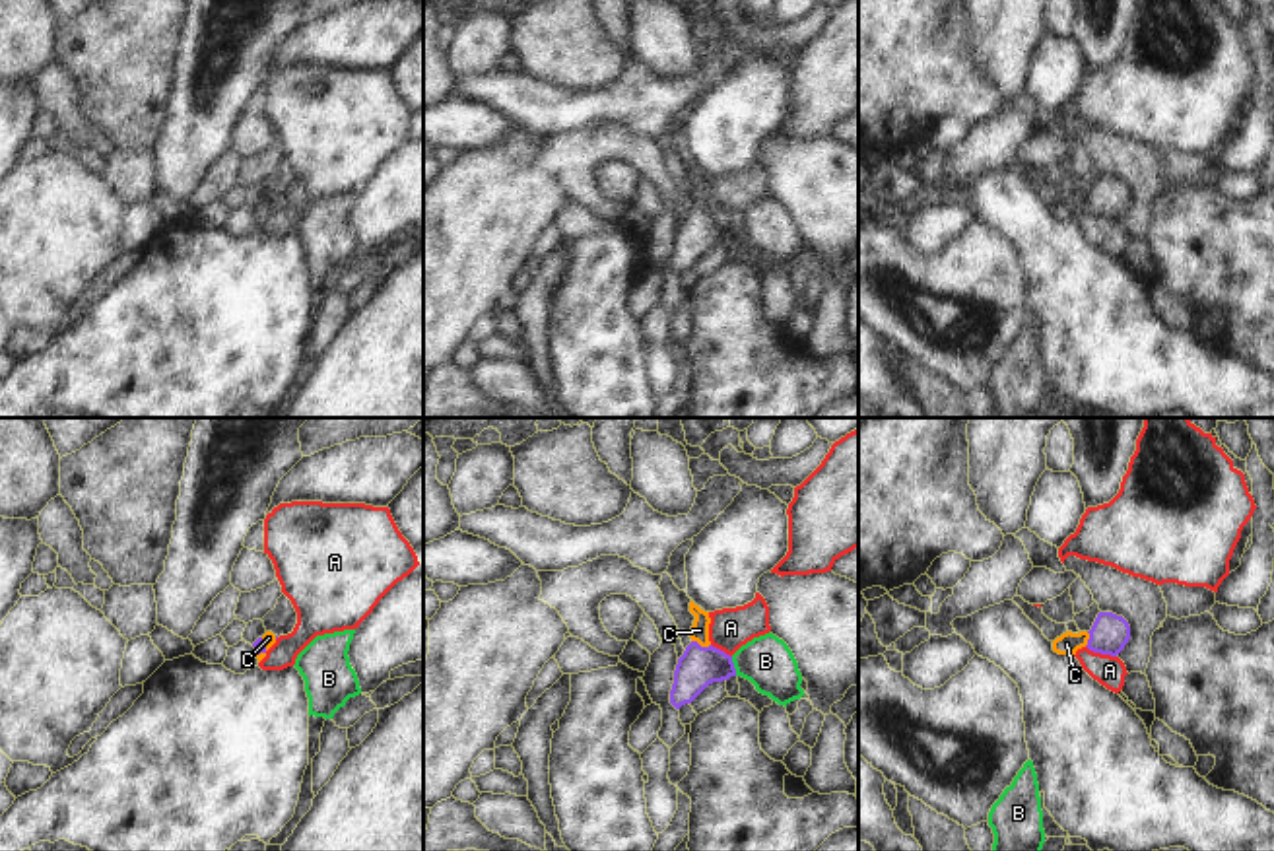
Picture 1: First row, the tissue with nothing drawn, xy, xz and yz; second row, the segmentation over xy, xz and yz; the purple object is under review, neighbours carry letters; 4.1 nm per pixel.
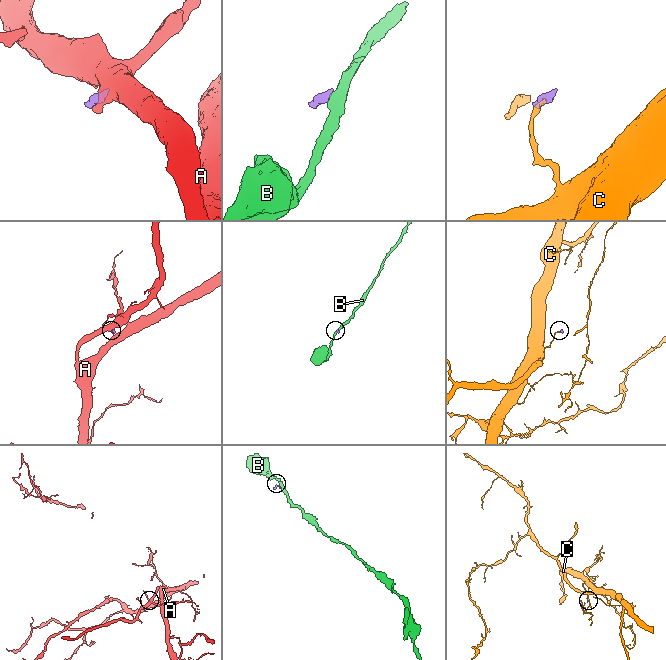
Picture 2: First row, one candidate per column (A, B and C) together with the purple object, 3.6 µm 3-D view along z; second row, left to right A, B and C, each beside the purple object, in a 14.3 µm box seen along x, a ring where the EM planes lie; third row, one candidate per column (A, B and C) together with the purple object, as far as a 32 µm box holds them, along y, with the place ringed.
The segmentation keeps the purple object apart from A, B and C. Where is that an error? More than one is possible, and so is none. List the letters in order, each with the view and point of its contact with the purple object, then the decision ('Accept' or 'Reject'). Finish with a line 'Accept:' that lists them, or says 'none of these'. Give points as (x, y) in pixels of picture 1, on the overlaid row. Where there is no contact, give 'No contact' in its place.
A: Touches purple at yz (1102, 653). Reject
B: Touches purple at xz (733, 667). Reject
C: Touches purple at xz (700, 646). Accept
Accept: C.

